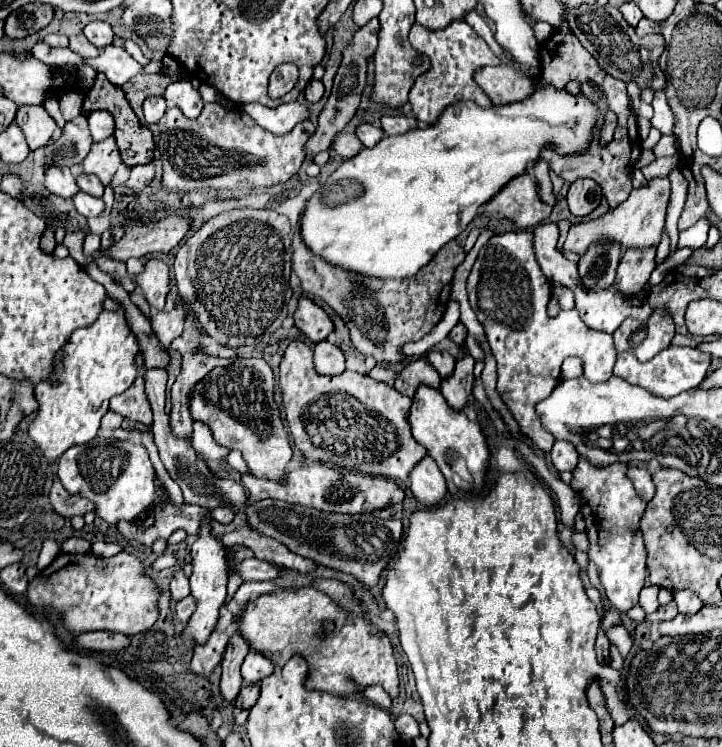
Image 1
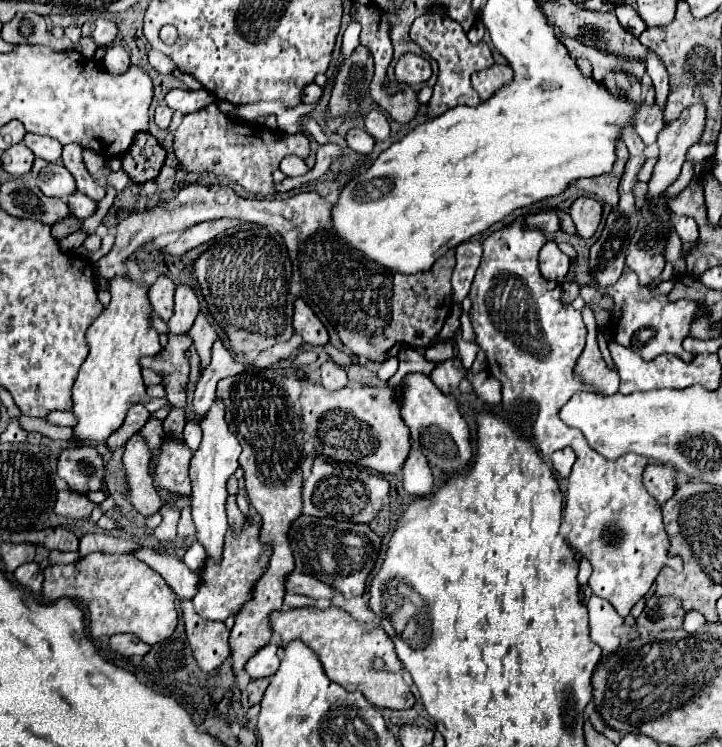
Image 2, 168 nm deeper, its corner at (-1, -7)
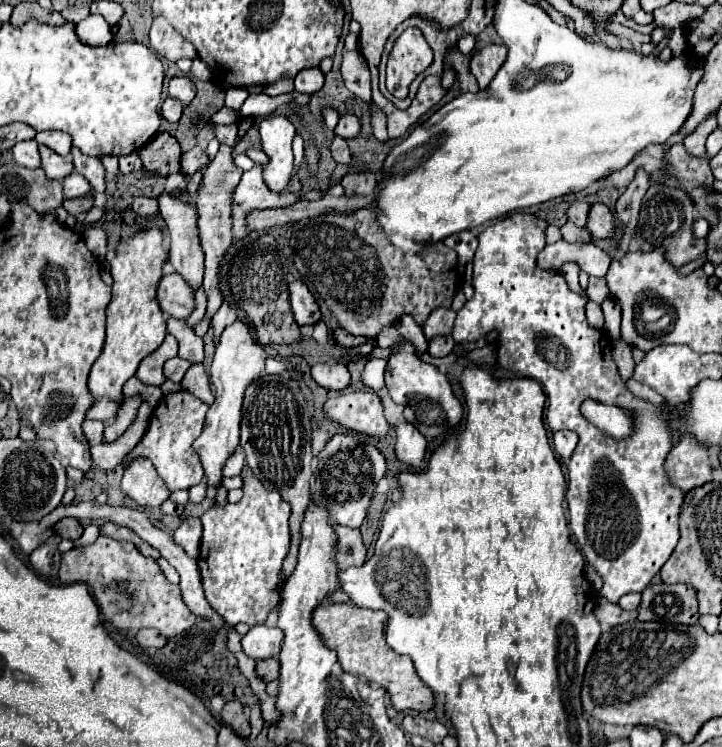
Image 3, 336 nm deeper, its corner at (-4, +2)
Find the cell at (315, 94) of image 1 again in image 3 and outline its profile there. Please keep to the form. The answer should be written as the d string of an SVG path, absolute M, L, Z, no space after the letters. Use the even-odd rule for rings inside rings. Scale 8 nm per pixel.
M319 67L303 69L303 73L297 73L295 77L295 91L317 93L321 87L323 87L323 73Z

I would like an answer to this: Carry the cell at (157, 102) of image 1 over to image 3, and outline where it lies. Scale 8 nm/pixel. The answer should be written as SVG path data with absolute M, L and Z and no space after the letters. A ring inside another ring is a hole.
M167 97L165 101L163 101L163 117L167 119L167 121L171 121L171 123L177 123L179 119L181 119L181 113L183 113L183 105L177 101L177 99L171 99L171 97Z

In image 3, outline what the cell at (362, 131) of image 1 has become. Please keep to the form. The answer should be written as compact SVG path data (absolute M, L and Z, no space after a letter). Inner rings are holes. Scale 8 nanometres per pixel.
M347 113L347 115L343 115L343 117L339 119L339 123L337 123L337 127L335 127L335 135L343 137L343 139L351 139L351 137L359 135L359 129L361 129L359 119L357 119L355 115Z

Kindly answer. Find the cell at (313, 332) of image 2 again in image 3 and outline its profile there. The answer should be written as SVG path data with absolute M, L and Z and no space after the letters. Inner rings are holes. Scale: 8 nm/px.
M303 281L289 283L289 299L291 299L291 309L295 313L295 321L299 325L315 325L321 319L319 305L315 303L311 291Z

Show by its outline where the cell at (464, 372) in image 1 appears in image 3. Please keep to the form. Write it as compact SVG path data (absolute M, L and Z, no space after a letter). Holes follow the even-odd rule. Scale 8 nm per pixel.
M447 335L447 337L433 337L433 339L429 341L427 353L433 355L433 357L445 357L445 355L451 353L453 345L455 345L455 343L453 343L451 335Z

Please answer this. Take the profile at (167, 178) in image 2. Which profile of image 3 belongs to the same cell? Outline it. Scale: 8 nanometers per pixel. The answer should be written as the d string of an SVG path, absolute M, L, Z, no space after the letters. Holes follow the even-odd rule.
M193 147L191 151L183 153L183 157L181 157L181 169L183 169L187 175L193 175L193 173L197 173L197 171L205 173L209 161L211 161L211 159L207 157L207 153L205 153L203 147Z

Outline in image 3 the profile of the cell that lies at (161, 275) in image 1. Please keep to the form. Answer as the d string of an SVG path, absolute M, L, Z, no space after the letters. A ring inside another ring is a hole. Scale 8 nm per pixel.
M179 273L163 275L157 299L163 313L175 319L187 319L195 309L195 291L191 291L191 285L187 285Z

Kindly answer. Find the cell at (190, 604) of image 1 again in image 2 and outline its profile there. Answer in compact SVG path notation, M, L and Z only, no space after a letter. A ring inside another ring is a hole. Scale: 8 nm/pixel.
M246 520L246 526L242 532L232 532L228 530L226 534L226 542L224 542L224 556L222 562L206 562L204 564L204 572L200 576L200 588L198 594L192 598L196 614L200 614L202 618L208 620L226 620L228 614L236 614L240 610L240 606L250 598L252 586L248 590L248 594L244 596L244 586L246 586L246 578L248 574L260 578L260 574L264 574L266 562L268 562L268 554L270 550L264 548L258 542L258 534L260 534L260 526L256 526L252 520ZM242 582L242 584L240 584ZM222 594L236 594L236 598L222 598Z

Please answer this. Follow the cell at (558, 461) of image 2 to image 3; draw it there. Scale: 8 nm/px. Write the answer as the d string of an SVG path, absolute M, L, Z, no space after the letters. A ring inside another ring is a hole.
M567 429L565 431L555 431L553 433L553 447L563 461L569 461L571 453L577 447L577 433L571 433Z

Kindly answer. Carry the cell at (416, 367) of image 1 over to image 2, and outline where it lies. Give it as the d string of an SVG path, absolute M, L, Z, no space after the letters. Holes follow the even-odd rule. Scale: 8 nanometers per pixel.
M402 348L400 354L398 354L398 360L400 360L400 368L398 368L398 372L388 380L388 386L390 386L392 390L400 388L402 382L404 382L404 378L406 378L408 374L412 374L412 372L420 372L420 374L424 374L424 376L430 376L430 372L434 370L434 364L428 362L420 352L412 350L412 348Z

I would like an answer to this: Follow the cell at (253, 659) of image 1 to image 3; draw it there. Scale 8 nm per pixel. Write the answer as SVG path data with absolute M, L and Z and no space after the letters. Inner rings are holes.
M255 625L249 629L249 633L243 637L243 651L245 655L253 657L255 661L275 657L281 649L283 631L279 627L267 627L267 625Z

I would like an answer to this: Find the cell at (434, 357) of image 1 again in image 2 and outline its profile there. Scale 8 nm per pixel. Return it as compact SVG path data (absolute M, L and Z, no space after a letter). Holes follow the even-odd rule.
M442 342L442 344L434 344L426 350L424 354L430 362L434 364L440 364L440 362L446 362L448 358L452 358L452 342Z

